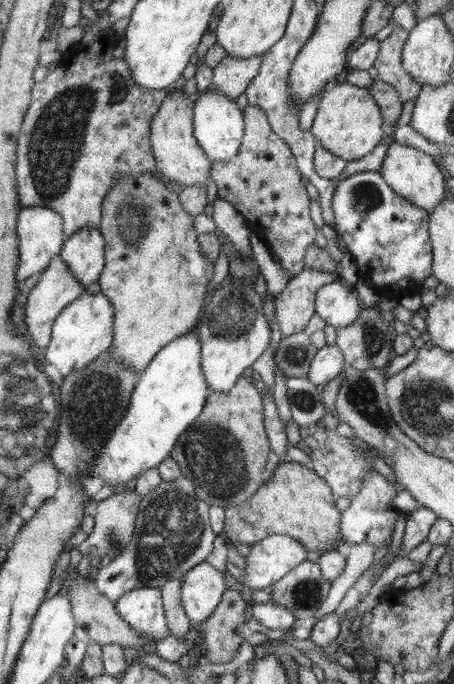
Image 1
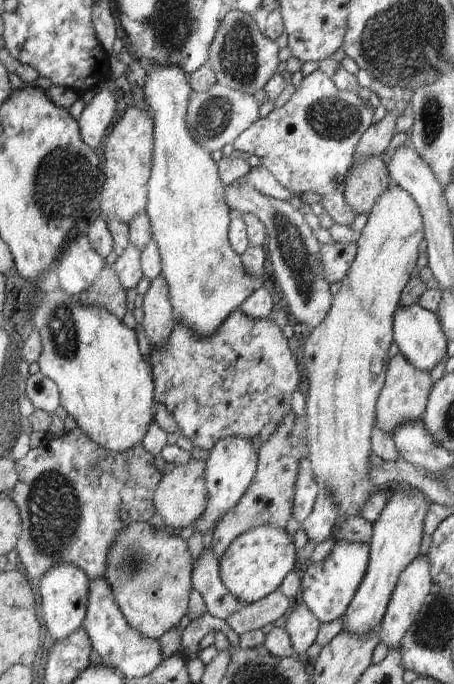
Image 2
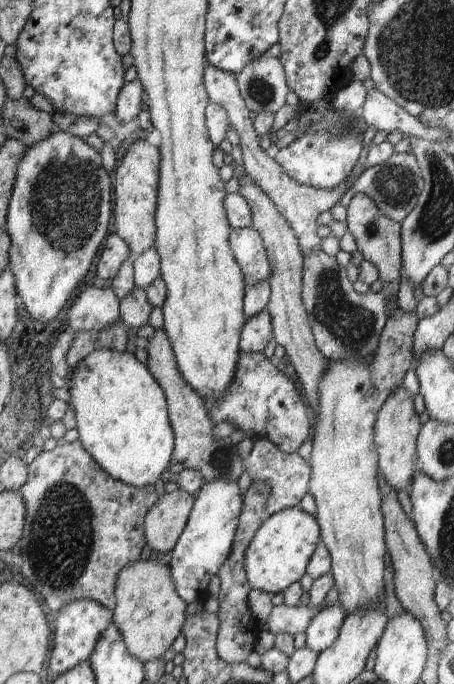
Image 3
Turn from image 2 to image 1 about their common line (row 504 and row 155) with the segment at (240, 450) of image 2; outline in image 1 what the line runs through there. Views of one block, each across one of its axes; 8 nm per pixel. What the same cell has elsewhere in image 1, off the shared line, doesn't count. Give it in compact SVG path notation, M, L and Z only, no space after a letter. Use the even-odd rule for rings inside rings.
M214 86L197 96L193 104L193 129L194 136L200 148L213 161L226 162L239 153L239 148L244 136L243 111L238 109L236 102L224 93L219 93Z

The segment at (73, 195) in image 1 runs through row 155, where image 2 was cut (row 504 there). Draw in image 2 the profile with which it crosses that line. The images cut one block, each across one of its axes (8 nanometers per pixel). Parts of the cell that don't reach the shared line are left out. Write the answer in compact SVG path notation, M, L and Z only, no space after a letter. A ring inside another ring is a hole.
M76 427L74 430L67 431L58 438L47 437L42 439L40 446L31 448L24 458L16 460L15 463L19 479L9 495L18 507L23 526L16 545L16 550L20 562L24 564L24 570L22 571L30 580L40 580L52 566L66 564L66 562L68 562L68 564L74 564L76 568L80 568L90 580L104 577L104 572L106 572L106 556L108 556L108 550L112 548L116 536L118 536L128 524L134 524L134 522L148 522L148 520L156 514L153 496L158 483L162 480L163 473L159 472L156 467L154 467L154 456L144 449L142 443L136 444L134 448L124 450L124 452L110 452L110 450L106 450L106 448L102 448L102 446L96 444L91 437L84 434L80 428Z

